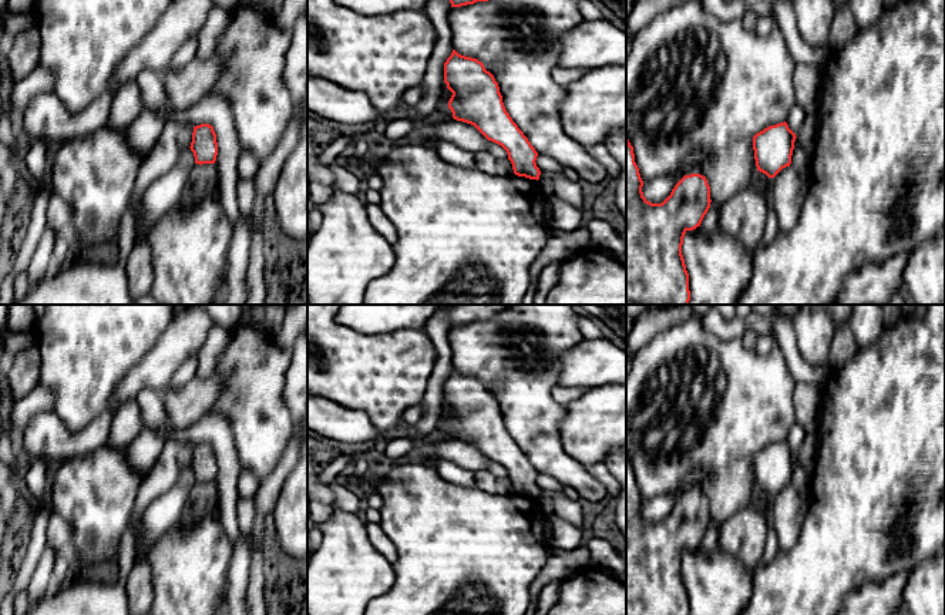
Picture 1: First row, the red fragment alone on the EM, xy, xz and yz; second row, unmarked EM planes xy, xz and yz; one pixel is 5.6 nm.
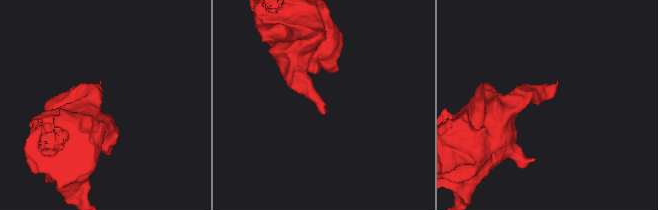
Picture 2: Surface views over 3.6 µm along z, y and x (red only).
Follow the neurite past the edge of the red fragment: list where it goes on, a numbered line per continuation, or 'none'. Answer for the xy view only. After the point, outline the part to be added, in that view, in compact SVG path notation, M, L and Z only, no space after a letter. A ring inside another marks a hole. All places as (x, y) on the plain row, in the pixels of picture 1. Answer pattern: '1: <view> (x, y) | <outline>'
none

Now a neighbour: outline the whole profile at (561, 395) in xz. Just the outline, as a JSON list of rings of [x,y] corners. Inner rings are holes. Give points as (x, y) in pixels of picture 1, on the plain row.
[[[556,384],[551,390],[551,394],[556,403],[566,406],[571,401],[579,399],[588,390],[589,389],[584,389],[584,387],[564,387],[561,384]]]

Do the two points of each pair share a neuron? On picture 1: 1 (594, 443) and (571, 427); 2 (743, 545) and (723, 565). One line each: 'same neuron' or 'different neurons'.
1: same neuron
2: different neurons

